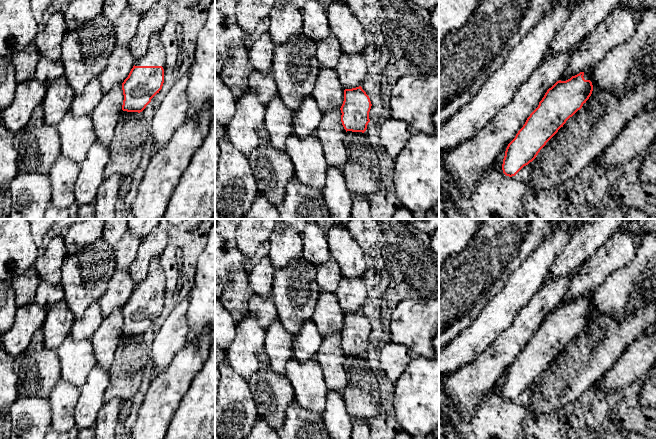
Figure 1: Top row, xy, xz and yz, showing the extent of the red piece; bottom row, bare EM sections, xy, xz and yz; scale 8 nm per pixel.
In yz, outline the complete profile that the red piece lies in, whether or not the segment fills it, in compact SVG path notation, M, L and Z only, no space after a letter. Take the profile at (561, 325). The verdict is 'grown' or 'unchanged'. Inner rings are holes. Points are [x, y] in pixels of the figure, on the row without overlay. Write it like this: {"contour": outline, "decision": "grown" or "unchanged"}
{"contour": "M594 292L566 305L559 304L547 314L538 331L506 372L502 388L506 400L515 400L532 386L566 345L591 322L593 296Z", "decision": "grown"}

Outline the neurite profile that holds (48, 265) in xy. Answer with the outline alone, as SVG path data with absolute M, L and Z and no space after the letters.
M55 235L51 237L47 246L34 264L36 272L42 281L49 284L59 284L62 277L62 264L67 256L63 237Z

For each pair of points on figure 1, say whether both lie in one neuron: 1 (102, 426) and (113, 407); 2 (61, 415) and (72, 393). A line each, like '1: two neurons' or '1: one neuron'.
1: one neuron
2: one neuron

